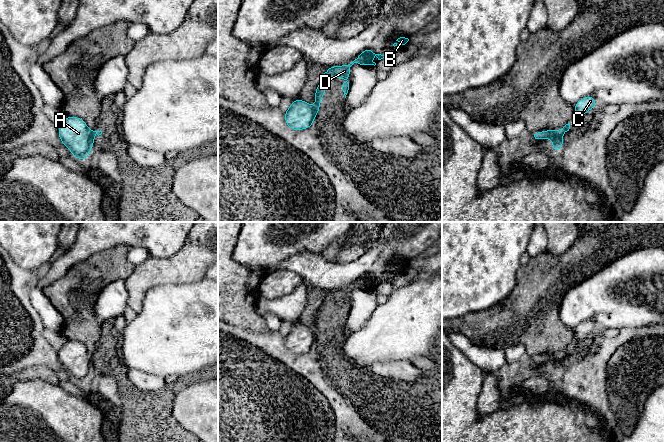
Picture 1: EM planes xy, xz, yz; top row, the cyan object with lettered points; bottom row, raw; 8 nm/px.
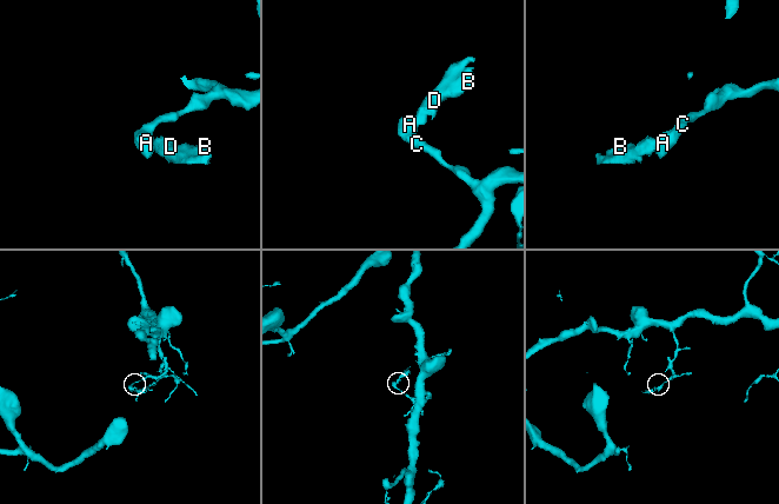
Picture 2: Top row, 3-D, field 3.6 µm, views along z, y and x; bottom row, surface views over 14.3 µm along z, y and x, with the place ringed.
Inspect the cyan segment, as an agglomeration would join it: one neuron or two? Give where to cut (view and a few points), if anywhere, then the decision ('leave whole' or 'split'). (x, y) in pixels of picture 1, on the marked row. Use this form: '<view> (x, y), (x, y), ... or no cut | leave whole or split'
xy (89, 130), (92, 145) | split

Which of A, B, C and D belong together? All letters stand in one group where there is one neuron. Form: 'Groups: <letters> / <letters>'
Groups: A C / B D

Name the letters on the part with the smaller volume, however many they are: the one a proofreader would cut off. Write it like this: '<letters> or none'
B, D

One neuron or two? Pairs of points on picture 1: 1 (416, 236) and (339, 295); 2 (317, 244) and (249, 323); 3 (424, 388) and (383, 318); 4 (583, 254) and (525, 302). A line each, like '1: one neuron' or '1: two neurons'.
1: two neurons
2: two neurons
3: two neurons
4: one neuron

